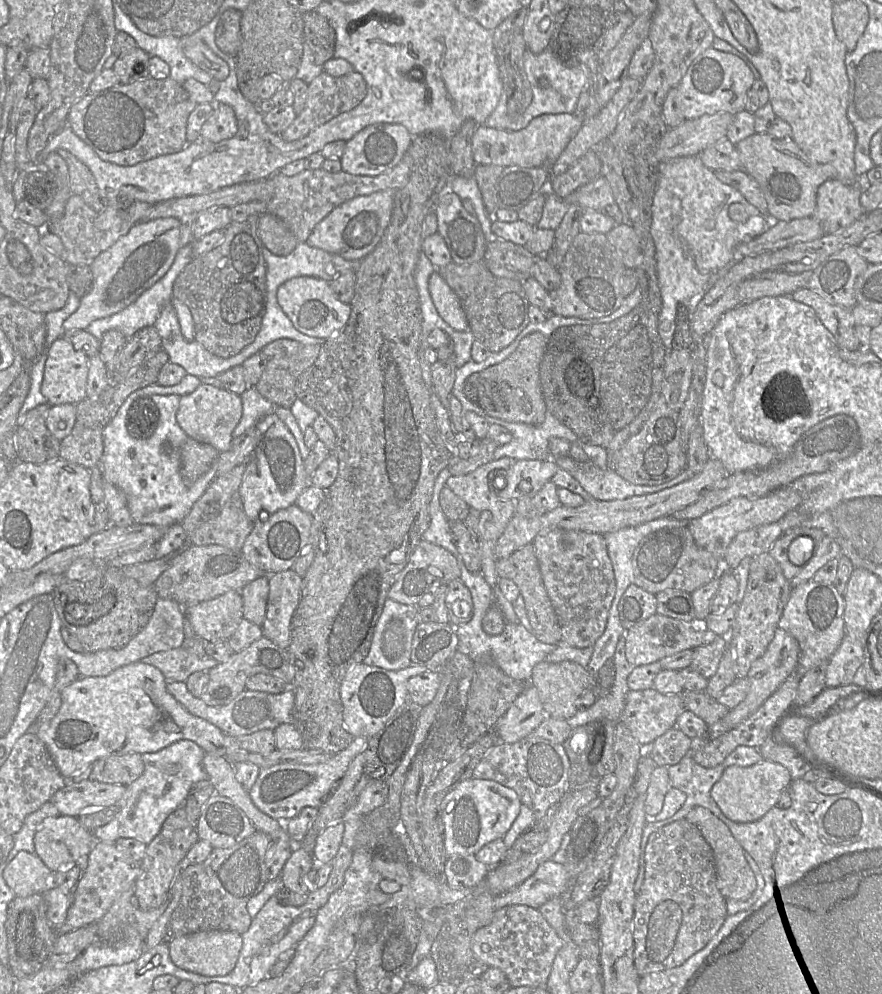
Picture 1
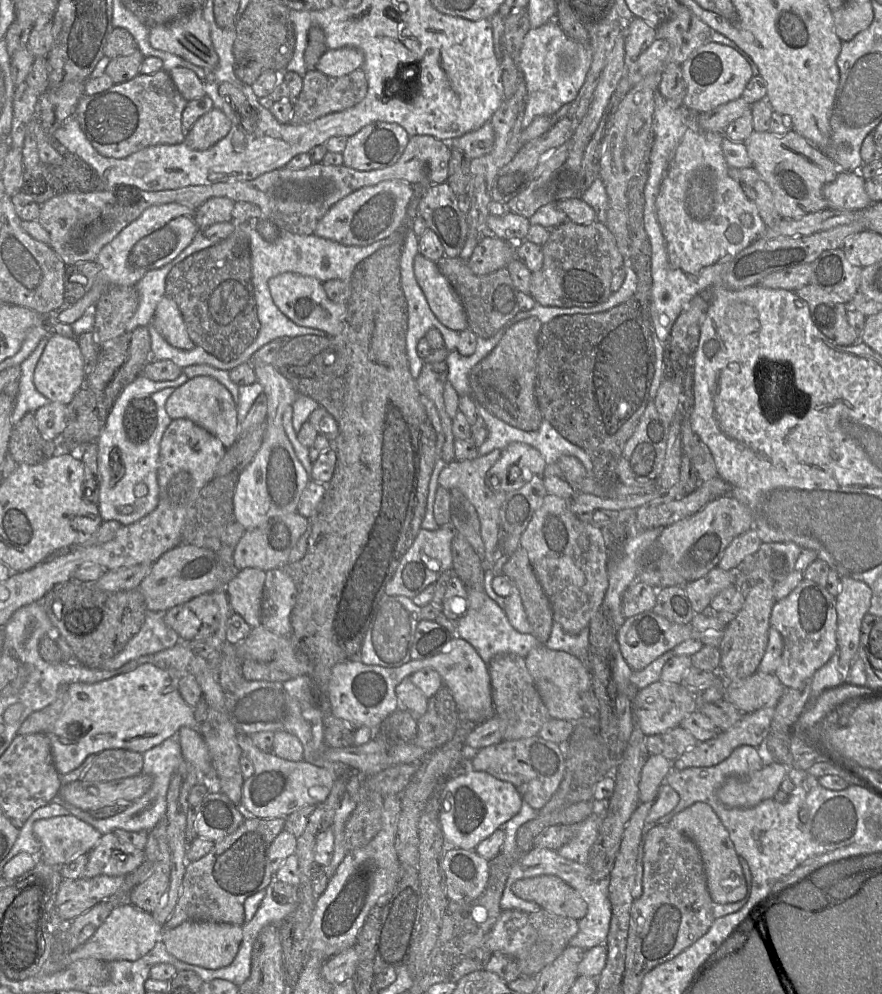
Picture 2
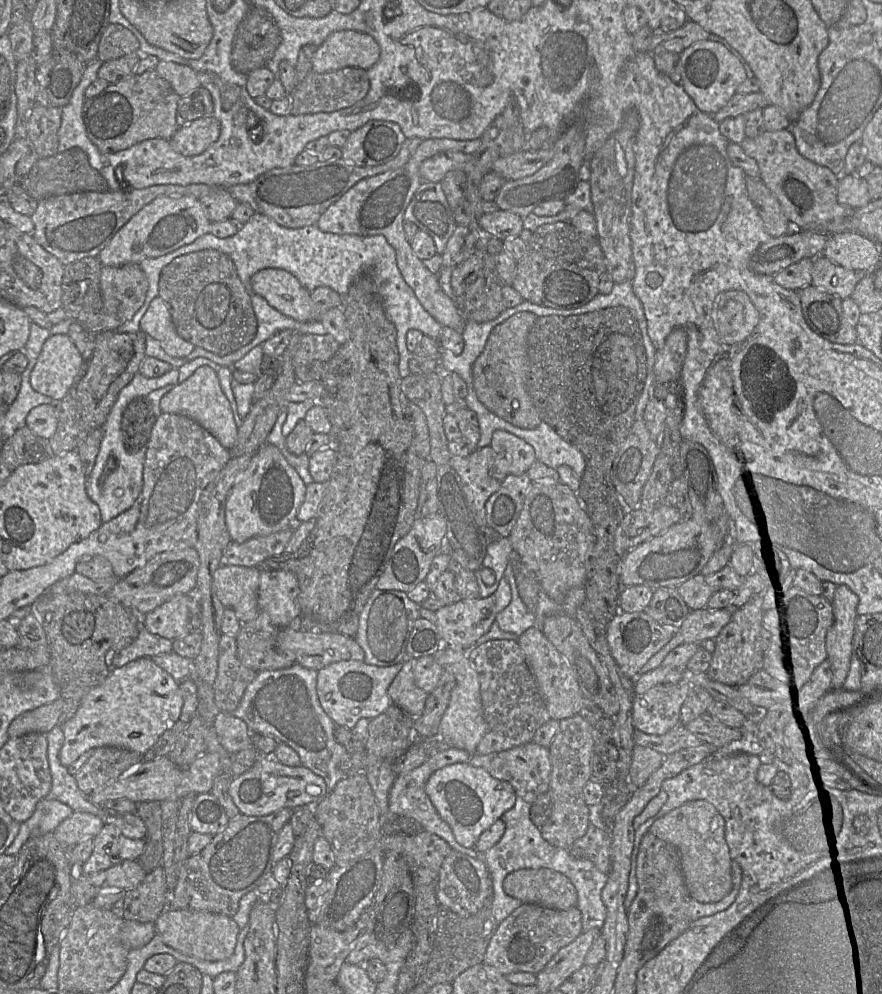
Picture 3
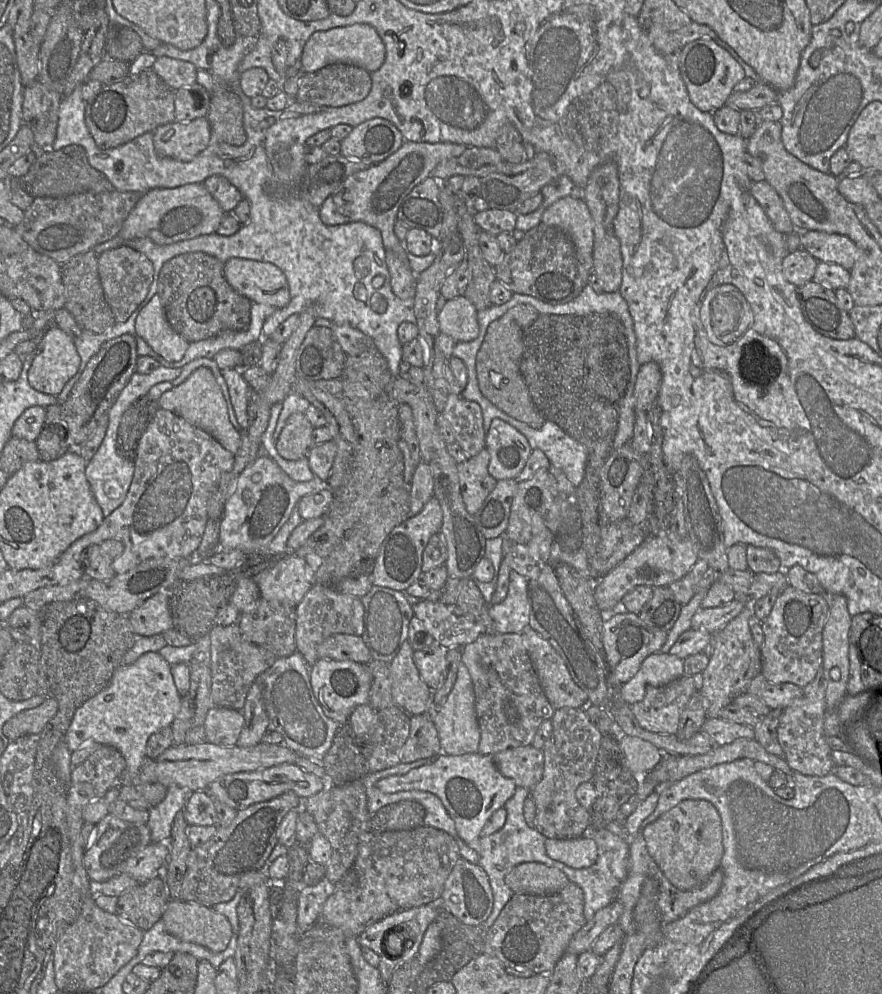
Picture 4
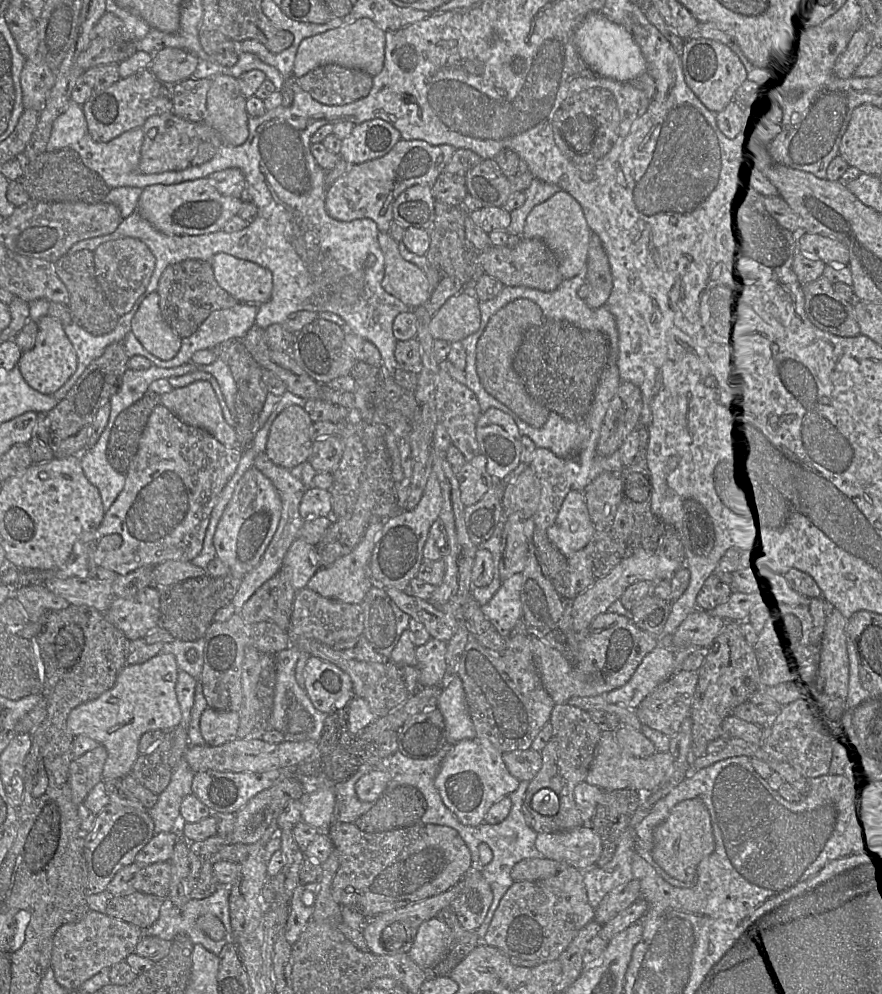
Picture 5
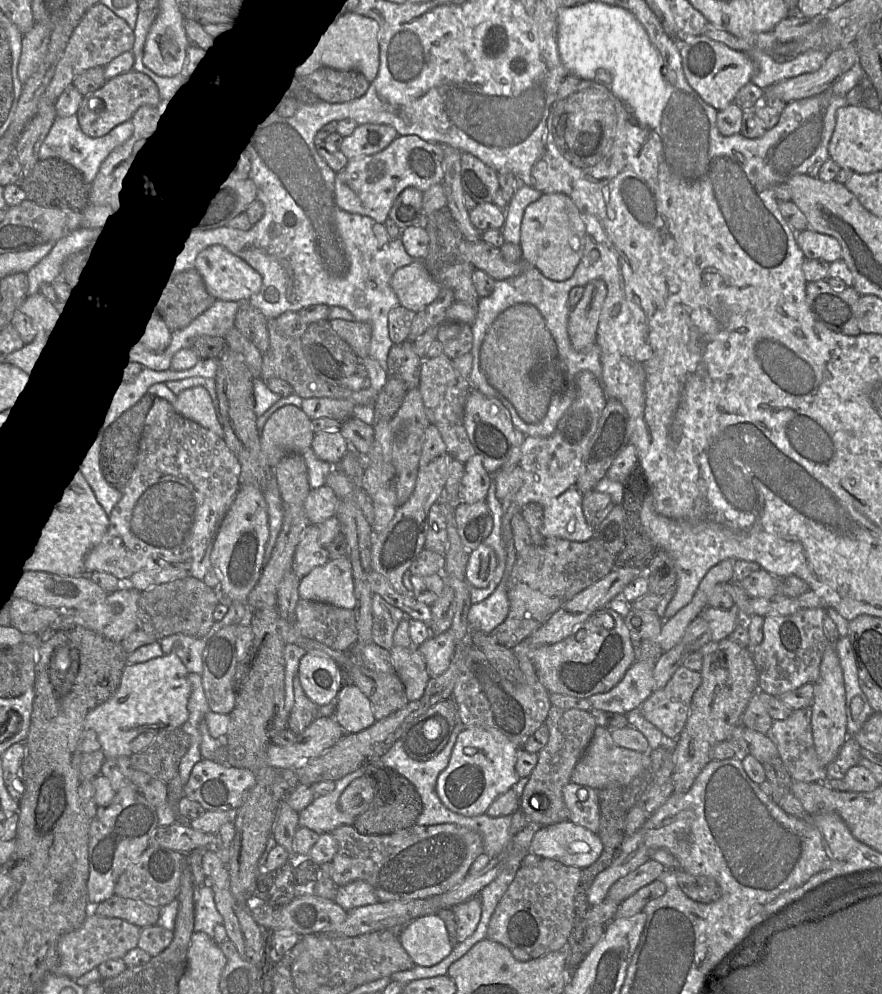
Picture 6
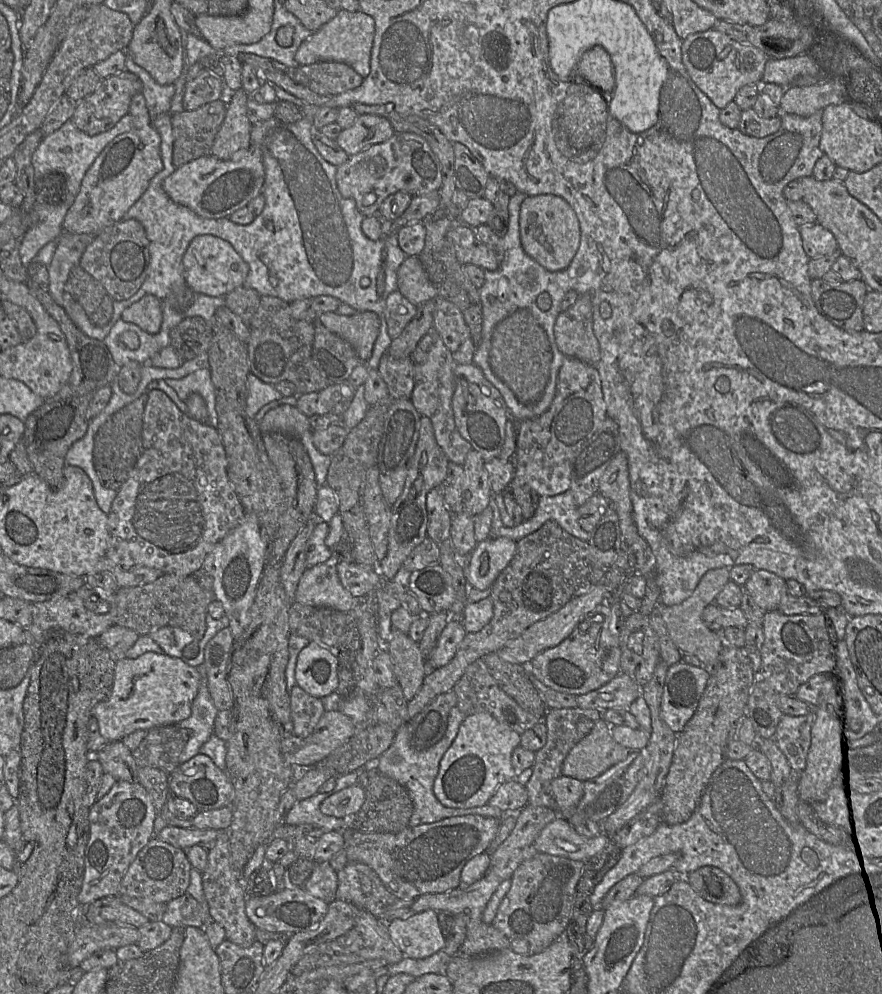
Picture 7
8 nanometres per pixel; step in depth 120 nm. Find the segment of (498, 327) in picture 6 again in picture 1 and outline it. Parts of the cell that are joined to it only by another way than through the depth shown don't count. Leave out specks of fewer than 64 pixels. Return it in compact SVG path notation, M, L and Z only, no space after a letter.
M540 332L524 337L517 349L505 360L469 375L463 384L467 400L488 416L507 422L540 425L545 419L539 366L545 352L547 339Z

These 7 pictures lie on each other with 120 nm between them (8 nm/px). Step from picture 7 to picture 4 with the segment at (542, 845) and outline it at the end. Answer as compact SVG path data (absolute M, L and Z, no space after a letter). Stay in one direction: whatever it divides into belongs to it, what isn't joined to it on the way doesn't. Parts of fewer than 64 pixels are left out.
M586 836L572 839L547 838L545 849L551 859L576 869L593 865L599 856L596 842Z

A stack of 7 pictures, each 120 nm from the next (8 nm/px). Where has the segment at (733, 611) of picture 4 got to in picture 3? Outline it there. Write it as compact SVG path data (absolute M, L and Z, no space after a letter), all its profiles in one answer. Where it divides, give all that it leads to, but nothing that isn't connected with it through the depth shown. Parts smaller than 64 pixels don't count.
M706 608L691 611L679 632L683 643L696 643L700 646L705 640L717 637L721 629L729 623L732 614L727 609L709 610Z

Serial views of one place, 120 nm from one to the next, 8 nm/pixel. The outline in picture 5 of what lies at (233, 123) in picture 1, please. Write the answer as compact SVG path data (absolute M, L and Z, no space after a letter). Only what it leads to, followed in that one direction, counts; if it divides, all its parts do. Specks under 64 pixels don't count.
M171 112L149 117L141 128L144 140L139 169L143 174L181 171L190 165L199 145L196 123L181 119Z

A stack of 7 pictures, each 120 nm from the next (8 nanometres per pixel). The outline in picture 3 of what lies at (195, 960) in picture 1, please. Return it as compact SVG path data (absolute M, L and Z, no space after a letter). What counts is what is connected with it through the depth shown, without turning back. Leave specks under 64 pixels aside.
M167 907L155 922L157 933L170 947L183 954L205 961L229 958L235 950L240 928L227 915L208 911L173 909Z

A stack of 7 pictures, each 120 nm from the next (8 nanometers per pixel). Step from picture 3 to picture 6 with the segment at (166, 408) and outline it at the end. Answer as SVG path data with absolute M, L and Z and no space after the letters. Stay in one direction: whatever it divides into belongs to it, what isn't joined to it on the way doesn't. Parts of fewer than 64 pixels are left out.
M202 386L183 390L172 404L182 416L197 422L224 439L224 431L209 392Z

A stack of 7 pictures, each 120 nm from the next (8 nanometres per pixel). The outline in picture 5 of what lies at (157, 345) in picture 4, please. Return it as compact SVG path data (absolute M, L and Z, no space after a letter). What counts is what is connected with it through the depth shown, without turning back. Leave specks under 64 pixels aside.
M156 291L141 303L131 321L131 332L149 353L161 360L172 359L181 347L182 338L162 317Z

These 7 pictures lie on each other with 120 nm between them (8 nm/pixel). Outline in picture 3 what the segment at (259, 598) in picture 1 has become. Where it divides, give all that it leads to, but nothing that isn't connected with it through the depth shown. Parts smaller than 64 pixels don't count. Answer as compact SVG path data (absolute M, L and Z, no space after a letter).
M220 566L213 575L214 591L225 608L235 612L241 623L254 620L259 611L259 567Z

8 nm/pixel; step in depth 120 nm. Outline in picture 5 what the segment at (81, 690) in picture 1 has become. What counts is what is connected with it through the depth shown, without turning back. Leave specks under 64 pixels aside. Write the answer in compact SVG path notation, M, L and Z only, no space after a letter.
M160 653L142 664L127 664L111 689L71 711L67 719L69 733L73 737L87 736L107 750L108 756L102 772L103 780L123 779L131 773L132 767L140 755L138 745L144 733L157 729L167 732L180 725L182 713L176 695L178 672L176 658L171 653Z

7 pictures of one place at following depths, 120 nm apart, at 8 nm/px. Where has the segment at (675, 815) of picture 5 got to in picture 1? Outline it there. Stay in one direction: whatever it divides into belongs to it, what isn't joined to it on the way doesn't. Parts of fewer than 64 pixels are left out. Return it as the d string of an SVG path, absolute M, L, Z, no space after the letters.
M702 806L692 808L685 818L699 828L712 849L716 870L716 885L720 894L725 899L747 899L755 889L755 878L744 857L744 849L734 838L726 824Z

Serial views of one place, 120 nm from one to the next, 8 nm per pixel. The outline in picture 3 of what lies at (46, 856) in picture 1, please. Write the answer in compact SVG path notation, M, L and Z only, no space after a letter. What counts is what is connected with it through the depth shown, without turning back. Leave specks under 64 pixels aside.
M73 811L55 828L53 834L64 849L70 849L83 839L94 838L104 824L103 818L97 815Z

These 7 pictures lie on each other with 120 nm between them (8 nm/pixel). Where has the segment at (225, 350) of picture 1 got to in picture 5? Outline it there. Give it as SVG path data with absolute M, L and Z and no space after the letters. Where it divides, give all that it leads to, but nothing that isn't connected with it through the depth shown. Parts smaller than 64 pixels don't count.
M197 259L167 266L156 292L163 319L182 339L194 334L213 311L231 308L239 303L218 284L211 263Z

